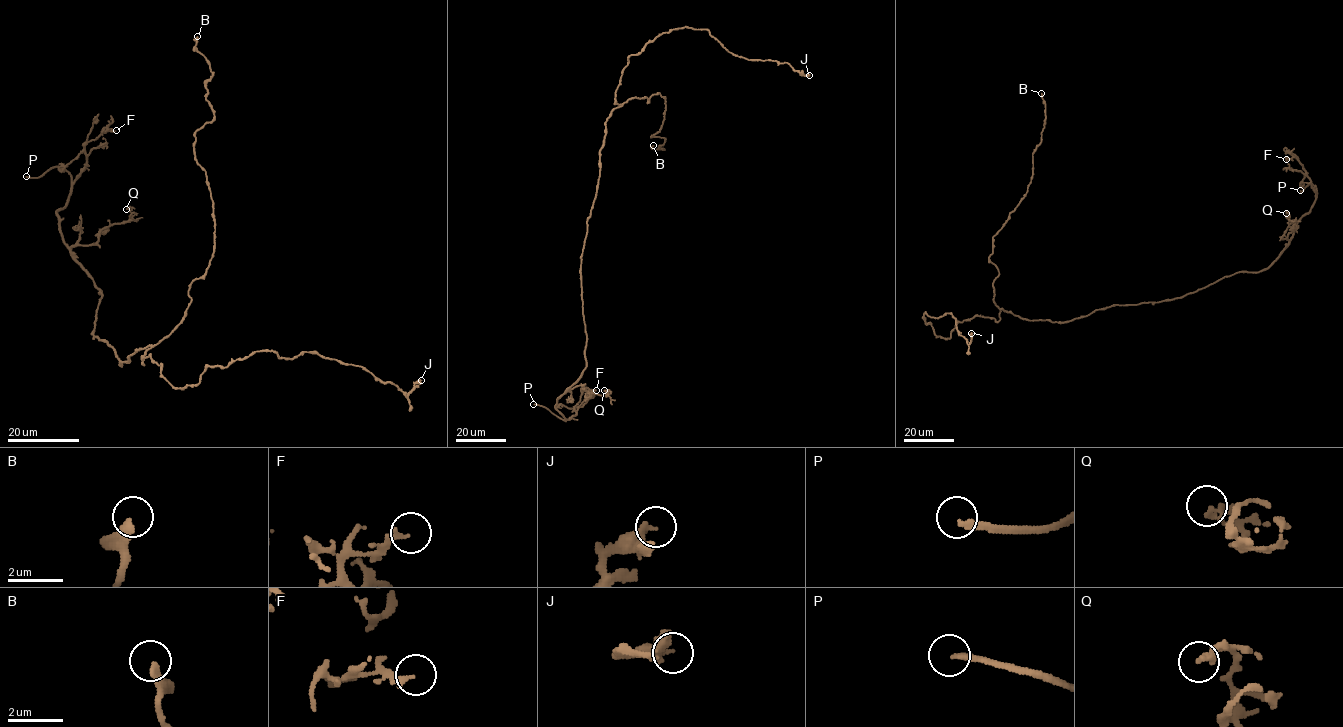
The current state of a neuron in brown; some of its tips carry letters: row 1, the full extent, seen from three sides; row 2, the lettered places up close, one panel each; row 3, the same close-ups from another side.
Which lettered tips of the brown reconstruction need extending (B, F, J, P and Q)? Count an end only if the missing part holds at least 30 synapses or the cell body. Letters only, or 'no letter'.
B, P

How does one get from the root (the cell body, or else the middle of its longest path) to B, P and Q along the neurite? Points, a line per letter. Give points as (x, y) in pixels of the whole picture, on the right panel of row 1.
B: (1065, 321), (1000, 309), (999, 270), (989, 259), (1032, 178), (1045, 119), (1041, 93)
P: (1065, 321), (1114, 305), (1181, 298), (1235, 273), (1266, 269), (1315, 198), (1312, 184), (1300, 190)
Q: (1065, 321), (1114, 305), (1181, 298), (1235, 273), (1263, 270), (1288, 242), (1281, 237), (1291, 223), (1286, 213)

